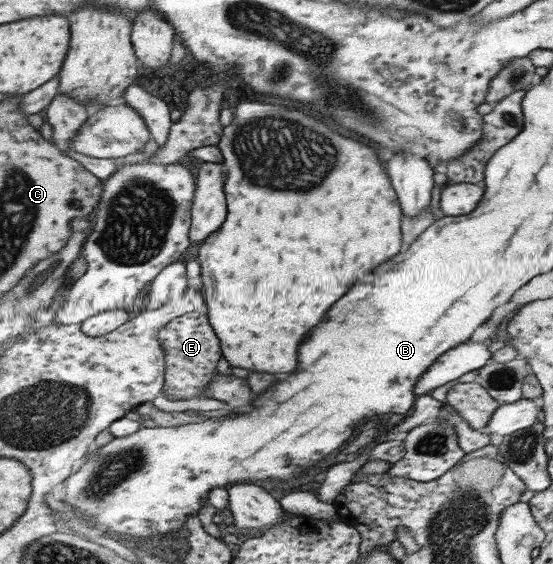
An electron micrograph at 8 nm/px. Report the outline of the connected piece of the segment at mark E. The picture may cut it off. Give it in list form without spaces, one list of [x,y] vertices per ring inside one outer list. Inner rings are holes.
[[[206,309],[184,314],[165,326],[159,334],[166,358],[165,386],[162,396],[170,401],[188,400],[204,394],[216,382],[218,362],[223,357],[220,335],[212,328]]]

